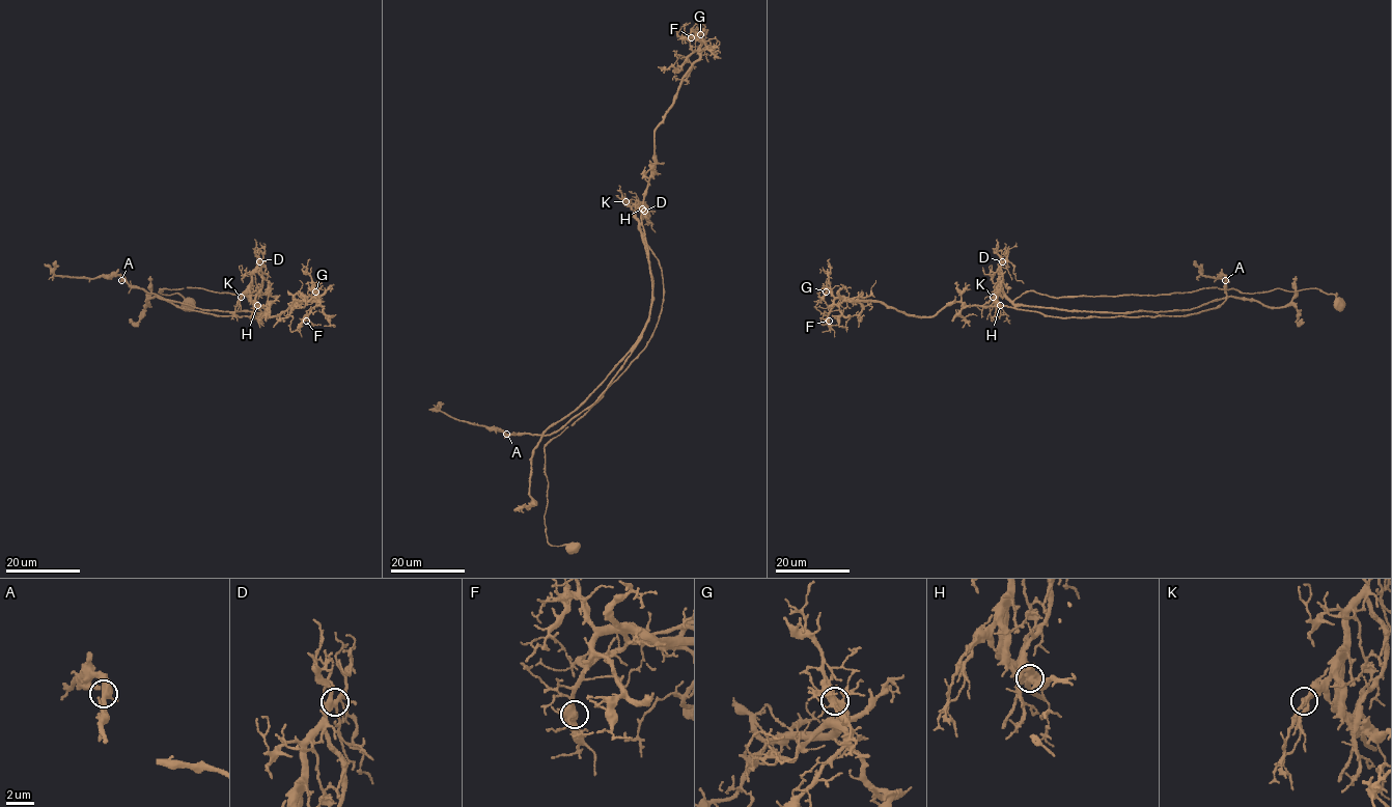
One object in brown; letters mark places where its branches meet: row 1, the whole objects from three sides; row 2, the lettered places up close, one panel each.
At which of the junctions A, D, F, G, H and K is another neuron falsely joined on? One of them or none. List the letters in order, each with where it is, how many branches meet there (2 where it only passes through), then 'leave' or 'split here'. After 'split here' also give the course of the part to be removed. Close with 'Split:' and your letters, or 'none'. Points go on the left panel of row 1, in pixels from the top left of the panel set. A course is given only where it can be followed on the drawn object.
A: (121, 280) | 4 | leave
D: (259, 261) | 4 | leave
F: (306, 321) | 4 | leave
G: (315, 291) | 4 | leave
H: (257, 305) | 4 | split here | (257, 305), (268, 317), (182, 309), (131, 287), (119, 275), (57, 276), (55, 260)
K: (241, 297) | 4 | leave
Split: H

